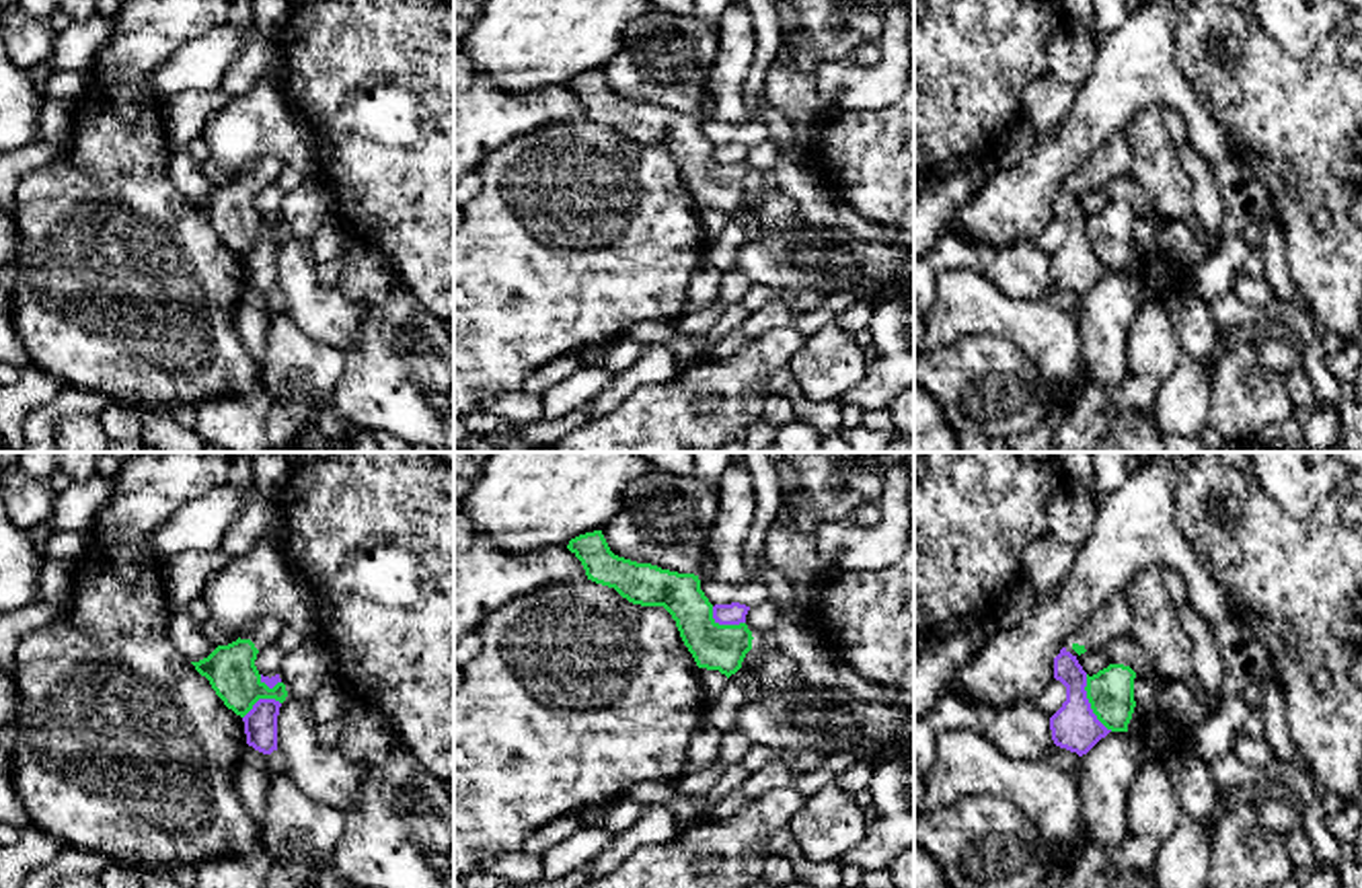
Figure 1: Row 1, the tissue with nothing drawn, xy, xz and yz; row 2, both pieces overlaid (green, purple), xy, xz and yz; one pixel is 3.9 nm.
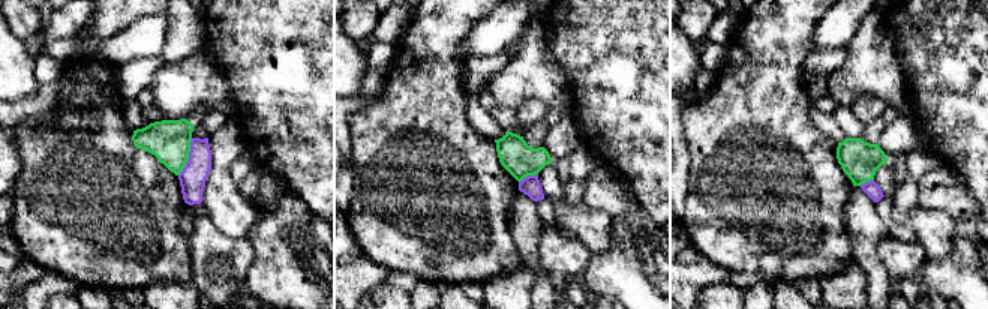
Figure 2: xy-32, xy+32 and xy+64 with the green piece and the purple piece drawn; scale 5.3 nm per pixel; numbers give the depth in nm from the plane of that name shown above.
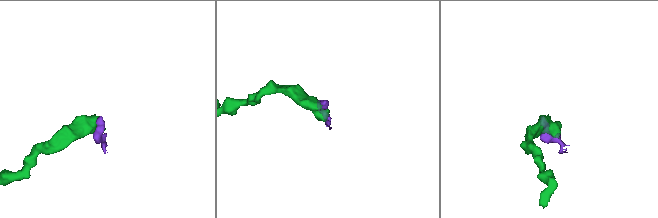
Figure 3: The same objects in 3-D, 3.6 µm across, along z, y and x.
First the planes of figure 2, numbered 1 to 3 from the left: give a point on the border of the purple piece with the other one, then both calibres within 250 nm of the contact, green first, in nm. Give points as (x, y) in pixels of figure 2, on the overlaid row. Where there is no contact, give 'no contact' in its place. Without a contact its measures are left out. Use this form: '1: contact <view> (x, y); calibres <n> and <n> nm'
1: contact xy-32 (188, 156); calibres 220 and 140 nm
2: contact xy+32 (528, 174); calibres 180 and 100 nm
3: contact xy+64 (865, 182); calibres 200 and 80 nm

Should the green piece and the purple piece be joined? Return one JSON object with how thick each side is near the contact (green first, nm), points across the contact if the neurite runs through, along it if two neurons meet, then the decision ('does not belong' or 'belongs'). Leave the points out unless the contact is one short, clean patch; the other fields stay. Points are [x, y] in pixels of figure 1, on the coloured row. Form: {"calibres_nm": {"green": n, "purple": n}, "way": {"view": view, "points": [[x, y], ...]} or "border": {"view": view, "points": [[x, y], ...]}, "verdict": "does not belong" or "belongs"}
{"calibres_nm": {"green": 180, "purple": 180}, "border": {"view": "yz", "points": [[1085, 675], [1089, 708], [1112, 730]]}, "verdict": "does not belong"}

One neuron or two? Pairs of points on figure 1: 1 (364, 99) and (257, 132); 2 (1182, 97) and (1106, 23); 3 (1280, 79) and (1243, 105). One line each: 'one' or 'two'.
1: two
2: two
3: one

